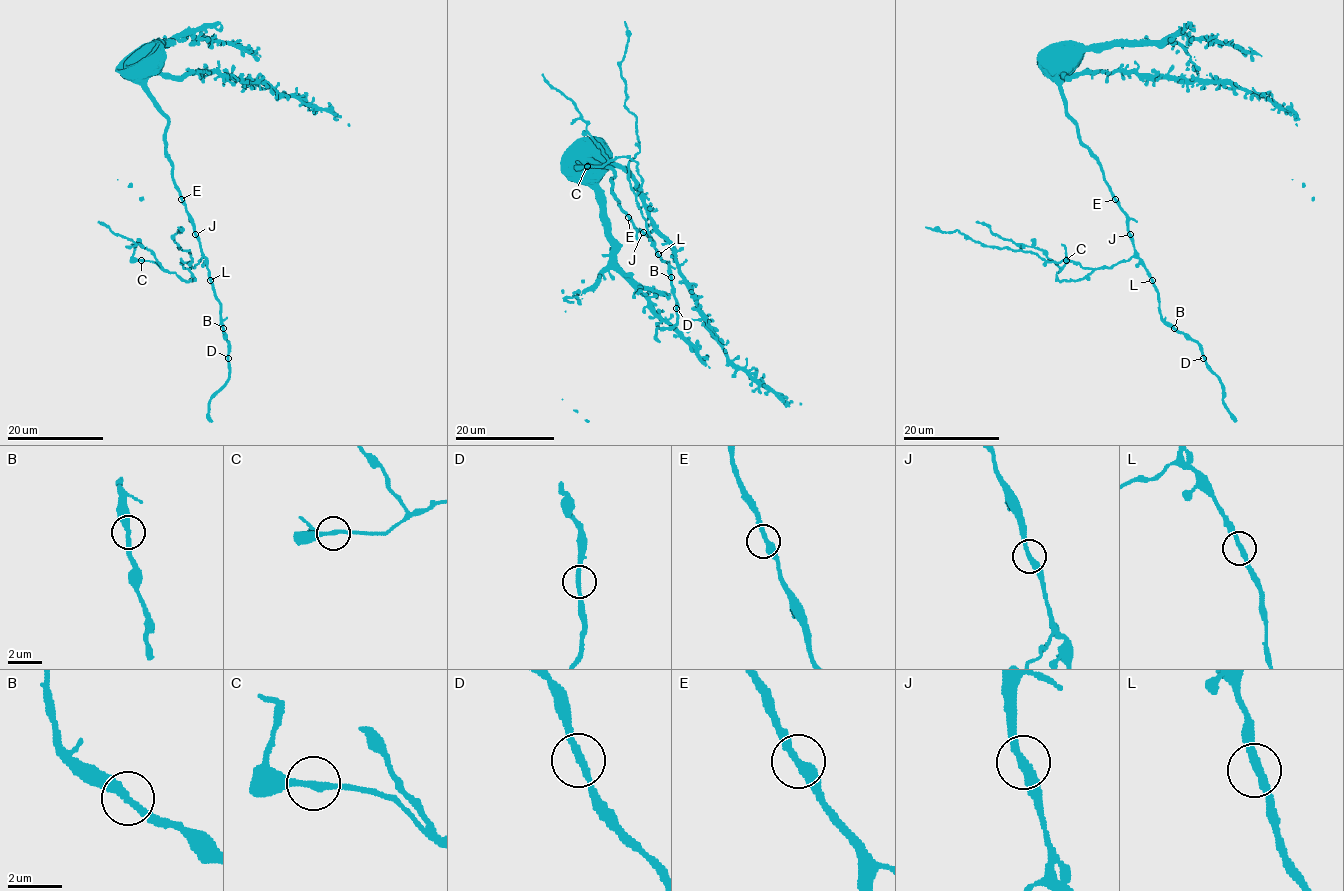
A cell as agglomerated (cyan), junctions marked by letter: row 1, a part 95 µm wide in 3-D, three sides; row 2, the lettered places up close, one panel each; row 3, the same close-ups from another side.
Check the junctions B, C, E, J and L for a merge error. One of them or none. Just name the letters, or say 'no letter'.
no letter

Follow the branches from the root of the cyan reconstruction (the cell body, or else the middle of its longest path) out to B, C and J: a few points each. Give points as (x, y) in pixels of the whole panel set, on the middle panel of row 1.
B: (609, 167), (614, 172), (611, 194), (633, 225), (653, 242), (660, 258), (667, 262), (671, 277)
C: (609, 167), (611, 194), (649, 237), (636, 200), (636, 162), (620, 156), (587, 166)
J: (609, 167), (614, 172), (611, 194), (633, 225), (643, 232)

